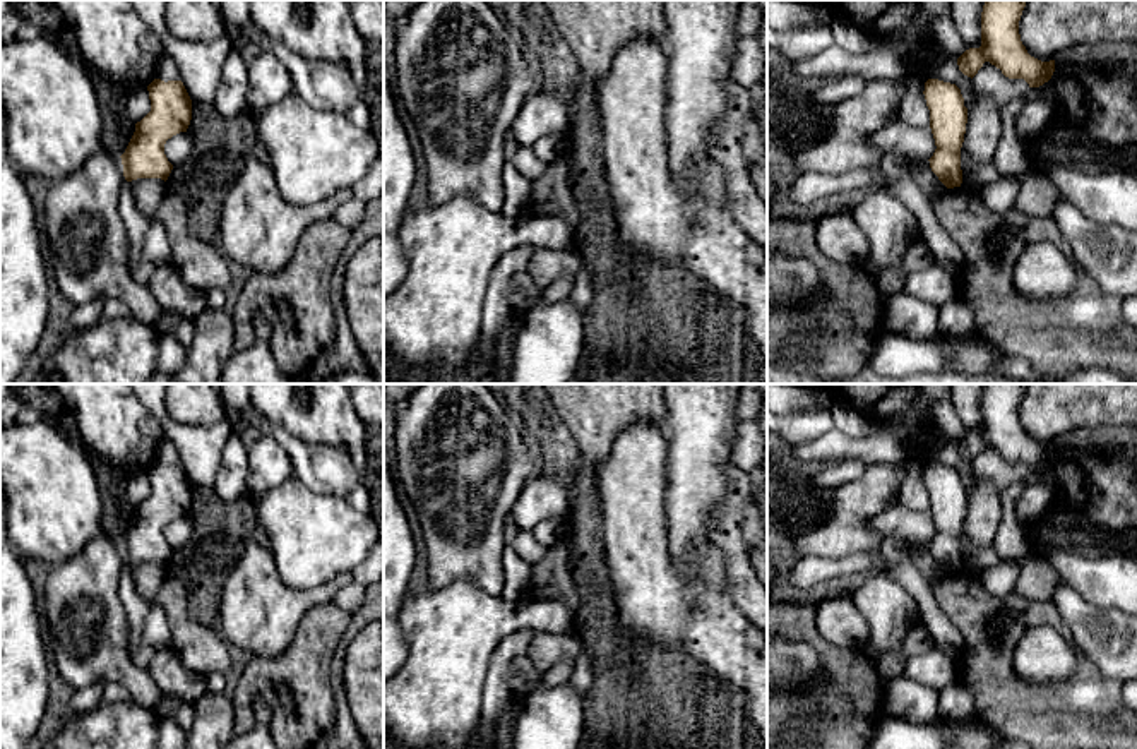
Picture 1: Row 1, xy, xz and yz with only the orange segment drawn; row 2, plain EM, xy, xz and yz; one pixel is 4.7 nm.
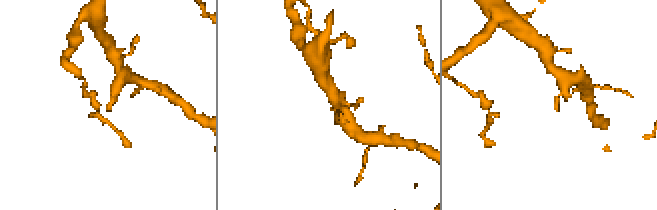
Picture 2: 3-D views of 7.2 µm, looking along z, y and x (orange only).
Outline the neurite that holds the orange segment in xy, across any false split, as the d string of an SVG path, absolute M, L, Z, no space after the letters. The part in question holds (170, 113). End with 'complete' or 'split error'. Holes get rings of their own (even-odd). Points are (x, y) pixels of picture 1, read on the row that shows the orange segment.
M154 79L149 86L151 111L135 123L135 132L120 156L127 182L137 178L168 180L173 165L164 154L168 139L187 132L192 99L182 81Z | complete

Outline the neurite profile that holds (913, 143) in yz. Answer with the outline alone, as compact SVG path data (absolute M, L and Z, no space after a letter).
M901 118L870 135L868 144L884 154L897 153L909 163L916 159L928 161L937 149L930 127L911 127Z

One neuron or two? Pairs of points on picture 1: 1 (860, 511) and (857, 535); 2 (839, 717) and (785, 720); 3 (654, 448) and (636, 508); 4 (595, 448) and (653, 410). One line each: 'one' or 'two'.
1: one
2: one
3: one
4: one

